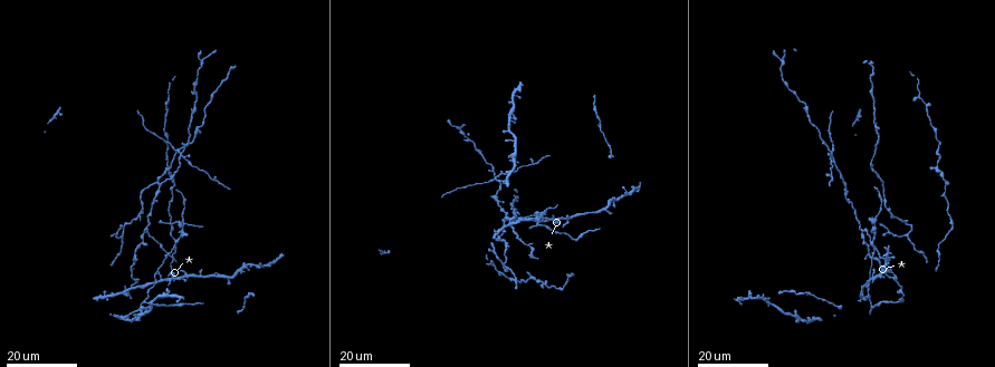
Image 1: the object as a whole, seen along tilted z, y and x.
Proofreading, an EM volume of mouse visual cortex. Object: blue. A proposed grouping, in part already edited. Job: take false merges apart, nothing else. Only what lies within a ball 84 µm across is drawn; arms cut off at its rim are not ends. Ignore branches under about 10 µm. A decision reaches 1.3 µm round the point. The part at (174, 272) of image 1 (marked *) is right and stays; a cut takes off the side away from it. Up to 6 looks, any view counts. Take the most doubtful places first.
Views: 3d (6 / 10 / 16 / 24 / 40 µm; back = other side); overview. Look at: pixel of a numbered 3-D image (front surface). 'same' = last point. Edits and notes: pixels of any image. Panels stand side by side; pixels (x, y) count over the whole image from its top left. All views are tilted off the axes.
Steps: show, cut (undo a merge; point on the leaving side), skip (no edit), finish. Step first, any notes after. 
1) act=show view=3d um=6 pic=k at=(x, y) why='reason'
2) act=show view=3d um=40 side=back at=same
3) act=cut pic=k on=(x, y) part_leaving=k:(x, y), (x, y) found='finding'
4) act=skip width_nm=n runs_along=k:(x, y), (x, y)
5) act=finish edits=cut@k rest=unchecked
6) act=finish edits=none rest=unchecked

act=show view=3d um=24 pic=1 at=(182, 153) why='four-way junction'

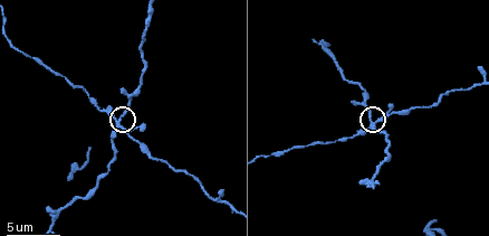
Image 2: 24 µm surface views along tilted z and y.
act=show view=3d um=6 pic=2 at=(116, 118) why='zoom in'

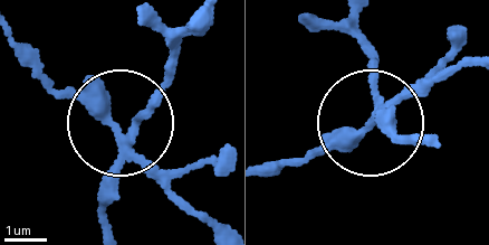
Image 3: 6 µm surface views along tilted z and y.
act=cut pic=3 on=(98, 97) arms=4 found='two neurons meet here'

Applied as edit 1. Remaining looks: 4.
act=show view=3d um=16 pic=1 at=(156, 282) why='four or more arms meet'

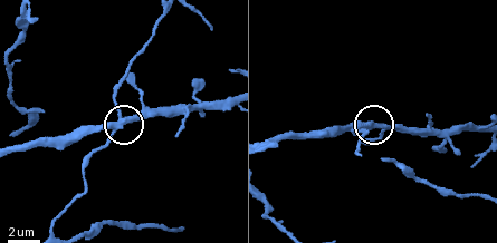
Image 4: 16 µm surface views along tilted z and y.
act=show view=3d um=10 pic=4 at=(119, 122)

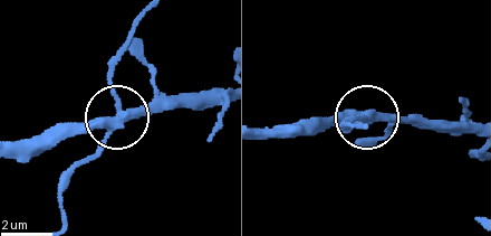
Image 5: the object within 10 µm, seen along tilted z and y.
act=cut pic=5 on=(109, 83) side_arm_um=96 part_leaving=5:(118, 118), (112, 62), (142, 11) found='two neurons meet here'

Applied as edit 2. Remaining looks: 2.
act=show view=3d um=24 pic=1 at=(505, 249) why='side arm on a straight run'

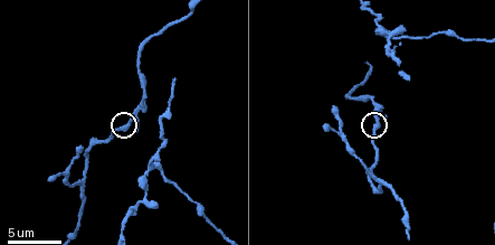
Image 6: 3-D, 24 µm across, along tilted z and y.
act=show view=3d um=10 pic=6 at=(130, 122) why='closer look'

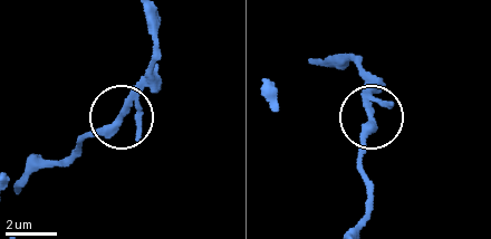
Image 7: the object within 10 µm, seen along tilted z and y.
act=skip side_arm_um=23 found='continuous, no second neuron'

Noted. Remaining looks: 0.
act=finish edits=cut@3,cut@5 rest=unchecked

